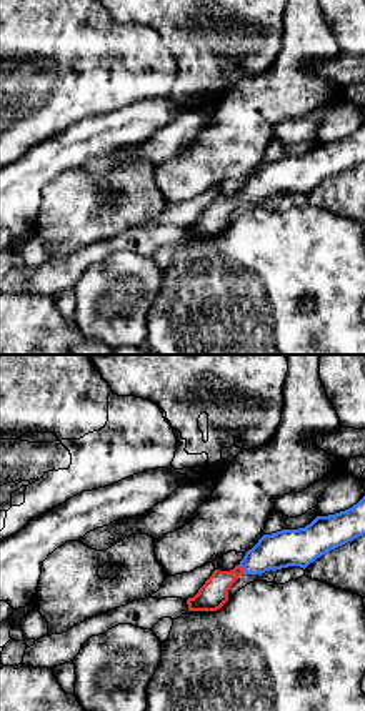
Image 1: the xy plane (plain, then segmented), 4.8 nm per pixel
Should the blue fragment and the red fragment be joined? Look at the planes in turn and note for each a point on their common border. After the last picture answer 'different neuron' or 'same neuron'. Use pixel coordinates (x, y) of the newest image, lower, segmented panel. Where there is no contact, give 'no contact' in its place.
(242, 566)

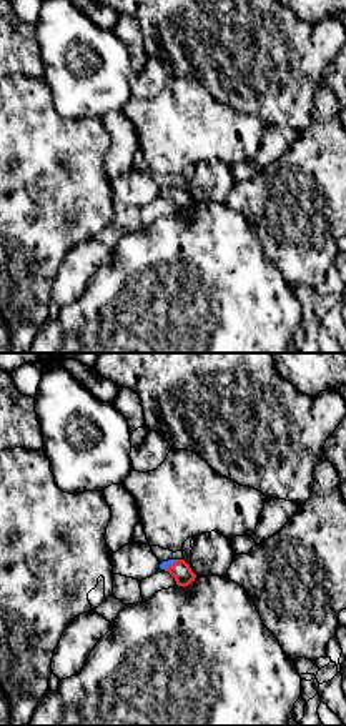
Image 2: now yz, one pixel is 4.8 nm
(170, 563)

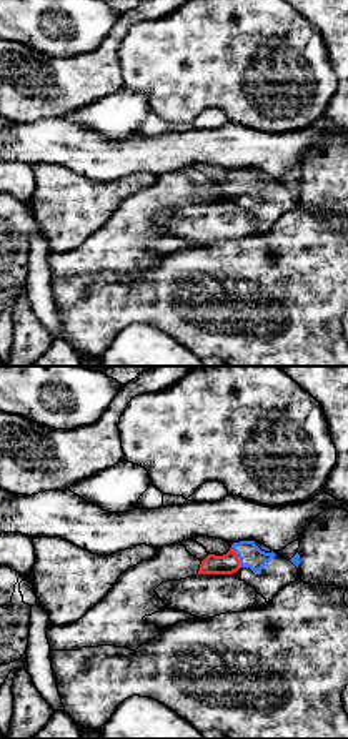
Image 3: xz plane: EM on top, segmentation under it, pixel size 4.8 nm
(237, 555)

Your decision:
same neuron

